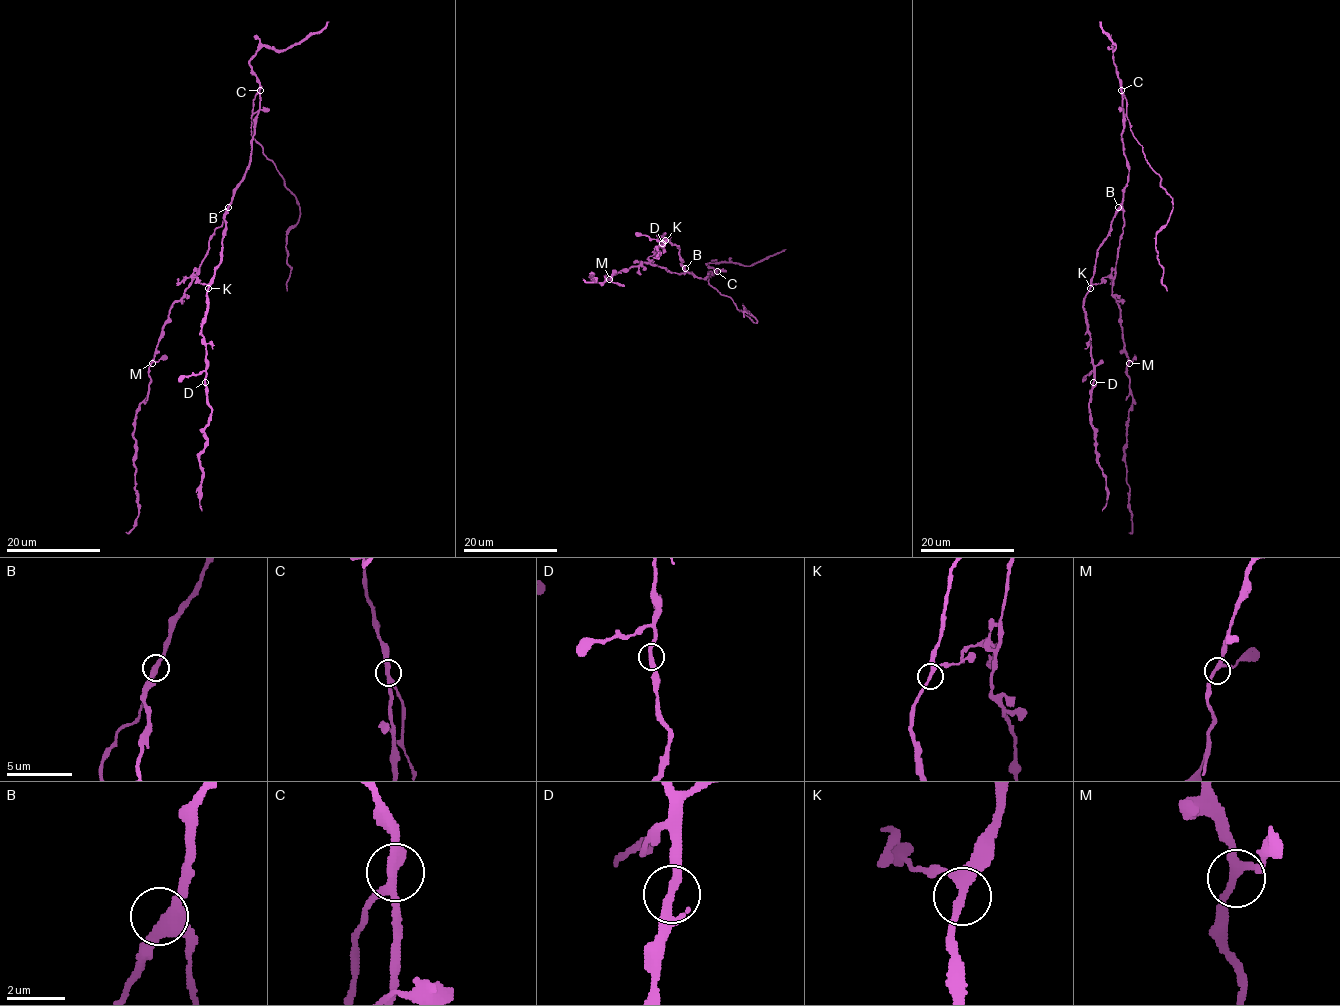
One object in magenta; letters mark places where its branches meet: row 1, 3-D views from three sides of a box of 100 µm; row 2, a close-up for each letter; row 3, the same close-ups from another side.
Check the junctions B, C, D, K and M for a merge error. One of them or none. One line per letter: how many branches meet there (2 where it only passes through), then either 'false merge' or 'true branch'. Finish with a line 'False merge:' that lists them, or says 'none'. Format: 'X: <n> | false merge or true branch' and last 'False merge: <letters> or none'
B: 3 | true branch
C: 3 | false merge
D: 3 | true branch
K: 3 | true branch
M: 3 | true branch
False merge: C

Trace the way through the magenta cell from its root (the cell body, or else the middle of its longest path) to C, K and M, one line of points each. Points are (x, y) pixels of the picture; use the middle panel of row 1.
C: (677, 274), (686, 272), (704, 279), (710, 272), (717, 272)
K: (677, 274), (648, 259), (665, 240)
M: (677, 274), (641, 262), (609, 279)

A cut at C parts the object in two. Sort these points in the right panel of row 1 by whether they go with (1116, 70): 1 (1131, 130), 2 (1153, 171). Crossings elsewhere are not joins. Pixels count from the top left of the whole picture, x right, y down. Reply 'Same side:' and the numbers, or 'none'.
Same side: none

